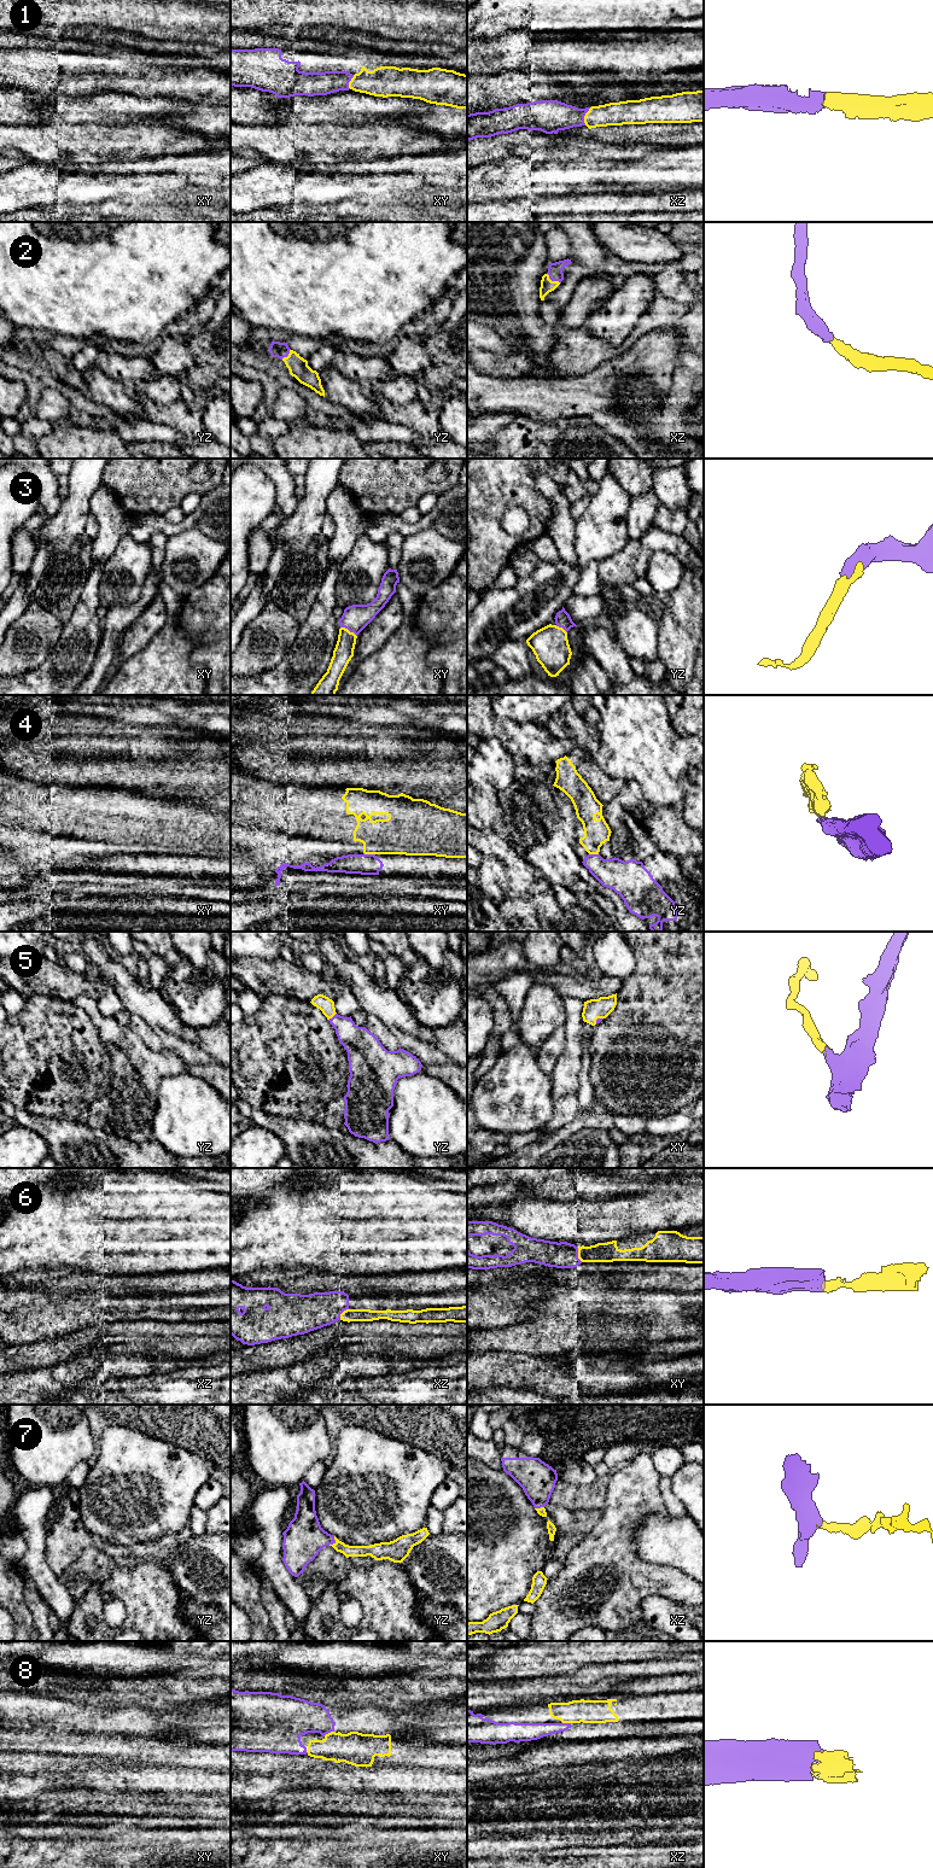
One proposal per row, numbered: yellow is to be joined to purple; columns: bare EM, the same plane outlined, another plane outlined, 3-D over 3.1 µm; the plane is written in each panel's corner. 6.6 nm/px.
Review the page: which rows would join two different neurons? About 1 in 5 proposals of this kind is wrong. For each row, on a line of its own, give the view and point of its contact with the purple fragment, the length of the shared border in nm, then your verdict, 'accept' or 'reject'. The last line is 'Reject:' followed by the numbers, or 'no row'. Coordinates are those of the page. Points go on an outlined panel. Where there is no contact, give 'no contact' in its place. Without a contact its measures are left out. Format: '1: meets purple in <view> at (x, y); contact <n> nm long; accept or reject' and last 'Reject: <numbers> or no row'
1: meets purple in xz at (584, 115); contact 130 nm long; accept
2: meets purple in xz at (553, 280); contact 120 nm long; accept
3: meets purple in xy at (349, 630); contact 130 nm long; accept
4: meets purple in xy at (369, 854); contact 80 nm long; reject
5: meets purple in yz at (333, 1016); contact 80 nm long; accept
6: meets purple in xy at (577, 1255); contact 100 nm long; accept
7: meets purple in yz at (333, 1542); contact 80 nm long; accept
8: meets purple in xy at (328, 1732); contact 80 nm long; accept
Reject: 4

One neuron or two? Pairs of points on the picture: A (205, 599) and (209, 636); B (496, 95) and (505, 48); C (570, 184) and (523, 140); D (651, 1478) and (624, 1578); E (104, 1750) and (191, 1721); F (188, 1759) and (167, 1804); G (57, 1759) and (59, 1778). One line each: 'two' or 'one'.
A: one
B: two
C: two
D: one
E: two
F: two
G: two

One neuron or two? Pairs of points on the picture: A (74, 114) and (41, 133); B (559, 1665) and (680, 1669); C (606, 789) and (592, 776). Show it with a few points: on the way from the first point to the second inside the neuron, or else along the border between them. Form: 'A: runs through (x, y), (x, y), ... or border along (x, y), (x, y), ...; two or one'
A: border along (57, 120), (64, 122), (88, 122); two
B: border along (611, 1662), (584, 1665), (571, 1674), (557, 1676); two
C: runs through (602, 786), (595, 778); one

